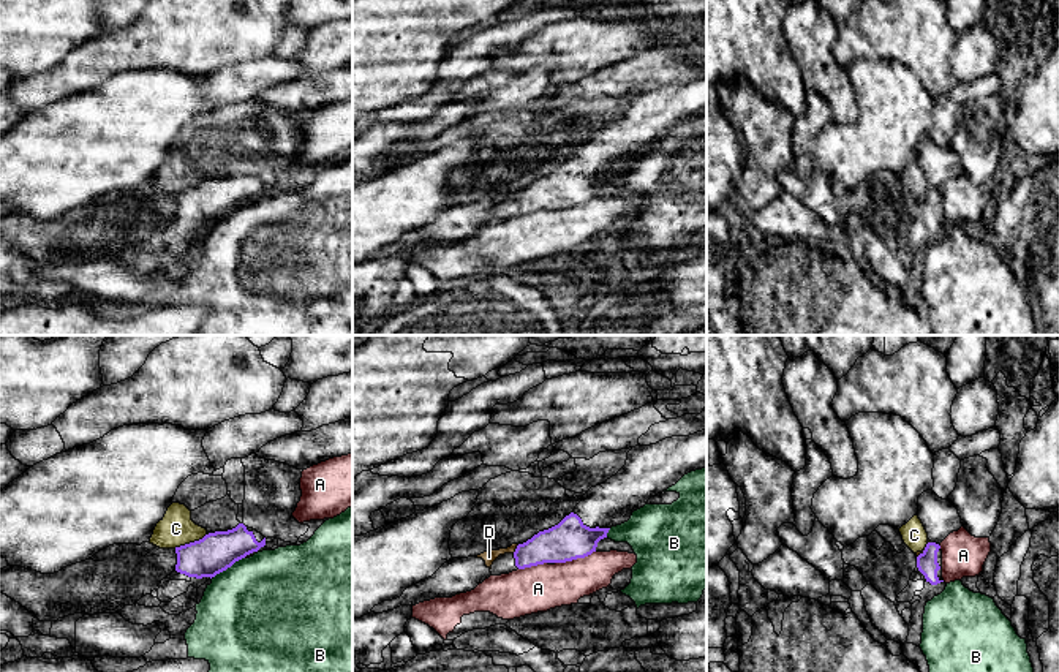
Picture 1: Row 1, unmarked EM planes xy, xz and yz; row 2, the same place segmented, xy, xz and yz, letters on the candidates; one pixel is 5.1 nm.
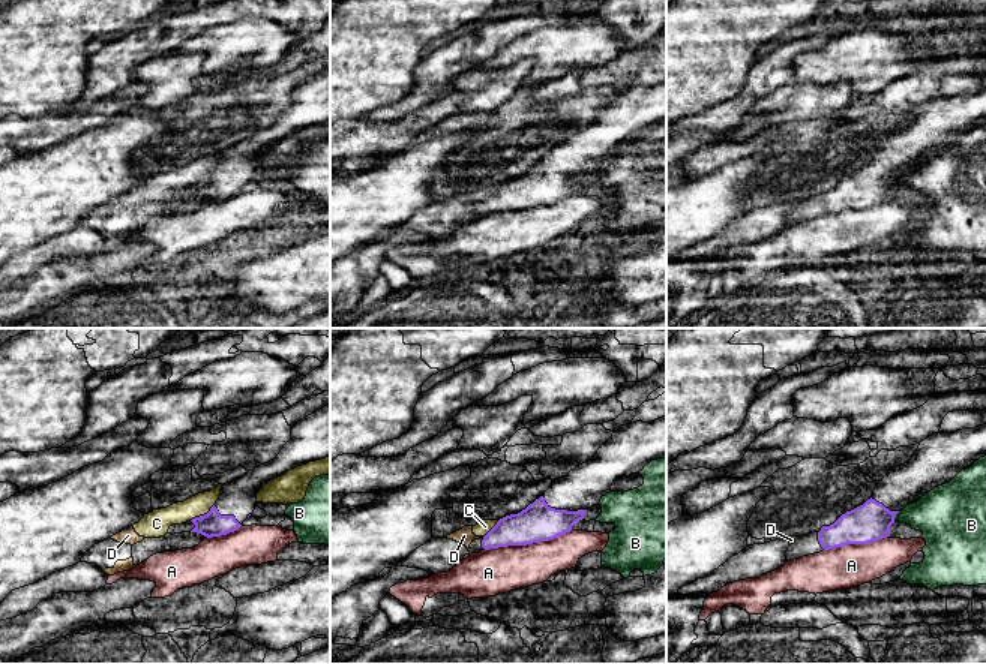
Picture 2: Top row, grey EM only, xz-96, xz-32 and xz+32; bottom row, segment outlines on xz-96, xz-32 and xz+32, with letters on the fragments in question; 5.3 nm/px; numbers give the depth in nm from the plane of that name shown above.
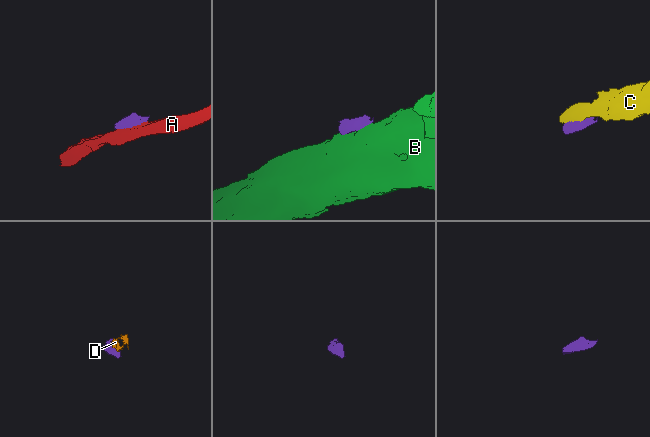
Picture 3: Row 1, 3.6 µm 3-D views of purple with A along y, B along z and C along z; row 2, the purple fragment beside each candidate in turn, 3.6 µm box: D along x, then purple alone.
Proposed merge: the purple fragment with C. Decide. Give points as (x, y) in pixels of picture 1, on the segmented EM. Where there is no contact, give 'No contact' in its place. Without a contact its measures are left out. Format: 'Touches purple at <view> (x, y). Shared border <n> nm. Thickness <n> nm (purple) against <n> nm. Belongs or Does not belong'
Touches purple at xy (192, 543). Shared border 200 nm. Thickness 200 nm (purple) against 170 nm. Does not belong

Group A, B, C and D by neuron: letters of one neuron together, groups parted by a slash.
A / B / C D

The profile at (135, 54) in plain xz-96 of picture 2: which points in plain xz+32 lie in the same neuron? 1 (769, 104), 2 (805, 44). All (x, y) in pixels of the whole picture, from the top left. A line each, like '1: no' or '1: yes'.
1: no
2: yes

